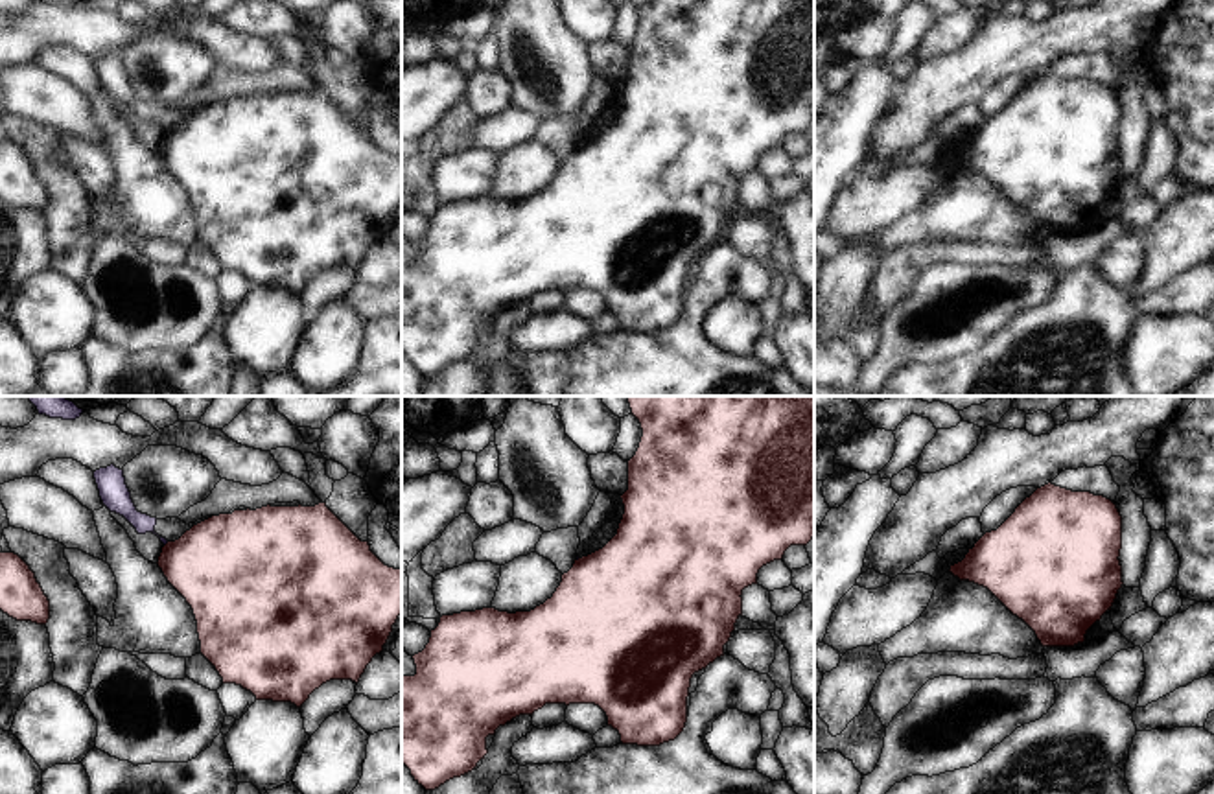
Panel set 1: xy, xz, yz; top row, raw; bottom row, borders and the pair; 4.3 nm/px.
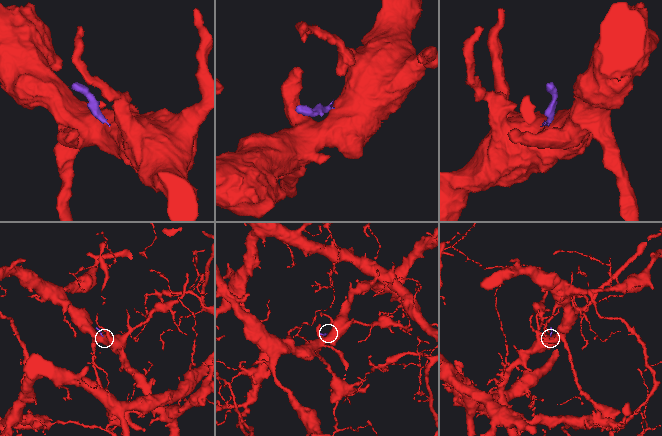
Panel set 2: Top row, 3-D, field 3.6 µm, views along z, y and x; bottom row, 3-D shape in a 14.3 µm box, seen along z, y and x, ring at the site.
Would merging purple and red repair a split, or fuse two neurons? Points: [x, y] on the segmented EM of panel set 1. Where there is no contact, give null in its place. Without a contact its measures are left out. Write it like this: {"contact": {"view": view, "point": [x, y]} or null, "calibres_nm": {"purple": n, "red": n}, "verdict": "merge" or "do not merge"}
{"contact": null, "verdict": "do not merge"}

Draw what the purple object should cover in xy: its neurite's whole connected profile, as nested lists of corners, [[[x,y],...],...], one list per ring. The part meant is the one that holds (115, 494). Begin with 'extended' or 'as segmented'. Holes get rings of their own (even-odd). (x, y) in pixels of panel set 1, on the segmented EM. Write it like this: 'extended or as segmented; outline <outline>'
extended; outline [[[111,464],[111,466],[107,466],[107,468],[99,468],[99,470],[96,470],[96,472],[94,472],[94,479],[96,479],[96,485],[98,485],[98,490],[99,490],[99,497],[101,497],[101,501],[103,501],[103,505],[105,505],[111,512],[116,512],[116,514],[123,516],[123,518],[125,518],[125,520],[136,529],[138,534],[146,534],[146,532],[153,532],[153,534],[157,534],[164,545],[166,545],[168,542],[175,542],[175,540],[179,540],[179,538],[181,538],[186,531],[190,531],[193,525],[197,525],[197,523],[201,523],[201,521],[204,521],[204,520],[208,520],[208,518],[212,518],[212,516],[206,516],[206,518],[203,518],[203,520],[197,520],[195,523],[186,525],[186,523],[181,521],[179,518],[157,520],[157,518],[151,518],[151,516],[147,516],[147,514],[138,512],[136,507],[134,507],[134,503],[133,503],[133,499],[131,499],[131,492],[129,492],[127,485],[125,485],[123,470],[116,468],[114,464]]]

